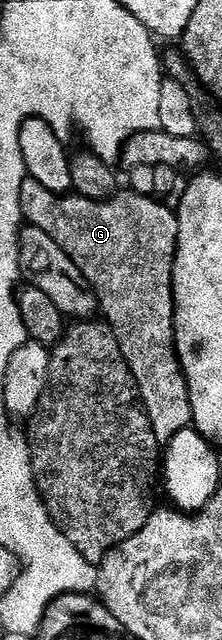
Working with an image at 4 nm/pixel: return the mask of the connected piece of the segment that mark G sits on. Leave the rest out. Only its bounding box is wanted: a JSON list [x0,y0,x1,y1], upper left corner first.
[21,178,193,446]

